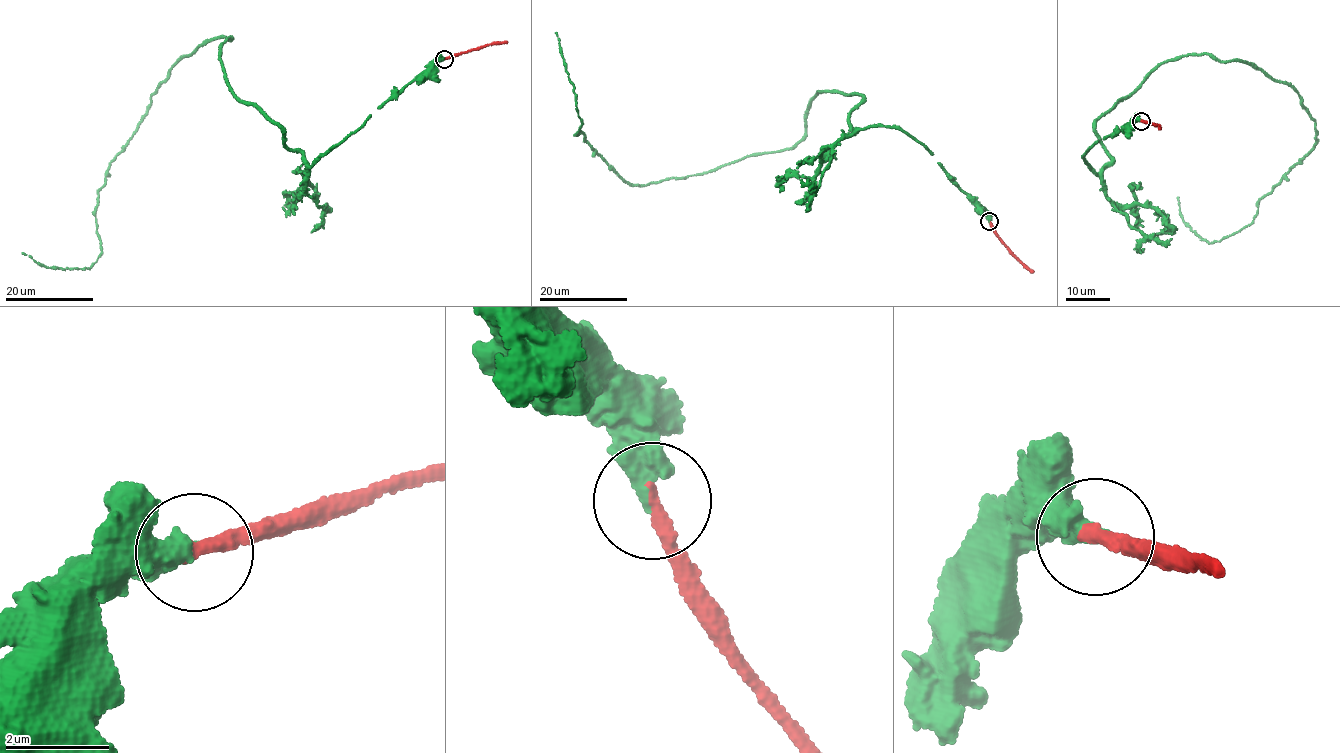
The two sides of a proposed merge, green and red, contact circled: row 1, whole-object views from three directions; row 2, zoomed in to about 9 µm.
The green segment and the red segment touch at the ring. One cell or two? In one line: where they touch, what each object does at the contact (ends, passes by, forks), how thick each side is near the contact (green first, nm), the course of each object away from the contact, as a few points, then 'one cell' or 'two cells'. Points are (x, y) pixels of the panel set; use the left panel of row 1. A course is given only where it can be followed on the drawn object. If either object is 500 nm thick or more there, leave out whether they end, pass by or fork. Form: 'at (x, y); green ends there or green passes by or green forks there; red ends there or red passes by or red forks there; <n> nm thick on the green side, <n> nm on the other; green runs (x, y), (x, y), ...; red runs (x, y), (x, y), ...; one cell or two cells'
at (444, 59); green ends there; red ends there; 440 nm thick on the green side, 280 nm on the other; green runs (444, 59), (306, 165), (237, 100), (232, 36), (213, 37), (110, 163), (96, 262), (22, 252); red runs (444, 59), (507, 42); one cell

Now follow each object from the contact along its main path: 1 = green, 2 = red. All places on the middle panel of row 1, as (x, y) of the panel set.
1: (989, 221), (926, 145), (853, 130), (861, 96), (824, 91), (792, 147), (630, 185), (575, 135), (556, 32)
2: (989, 221), (998, 239), (1033, 272)

